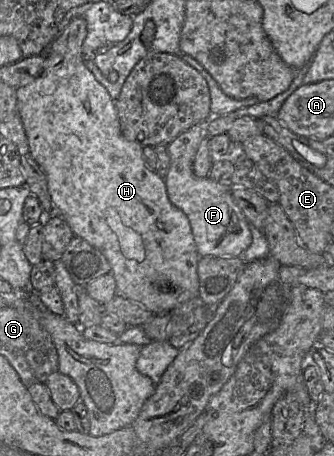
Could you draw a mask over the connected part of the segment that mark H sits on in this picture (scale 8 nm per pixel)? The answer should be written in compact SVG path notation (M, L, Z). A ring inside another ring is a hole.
M75 18L66 29L60 33L45 50L44 71L32 83L16 88L17 112L23 124L29 149L32 157L45 173L48 184L48 191L57 215L62 217L75 236L87 241L91 246L99 250L108 261L111 274L114 277L117 288L117 295L140 304L153 315L167 315L169 312L181 305L176 300L184 291L190 291L191 299L197 298L199 294L199 279L197 273L199 255L188 217L183 211L175 207L169 200L165 180L157 173L152 172L146 166L143 155L143 146L136 140L126 140L120 129L120 122L115 101L104 86L102 86L94 75L86 68L82 45L87 35L87 23L83 18ZM165 283L171 285L170 292L162 292L161 288Z

